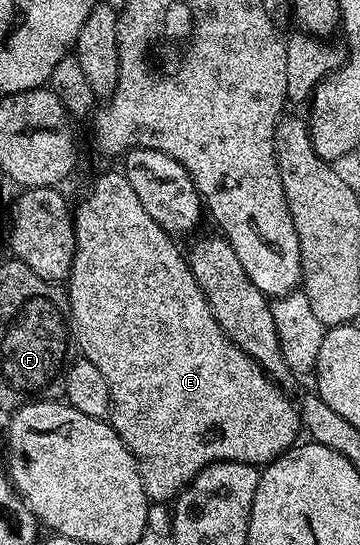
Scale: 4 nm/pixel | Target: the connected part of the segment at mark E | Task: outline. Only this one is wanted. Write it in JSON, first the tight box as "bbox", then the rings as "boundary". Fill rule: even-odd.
{"bbox":[65,170,301,503],"boundary":[[[118,170],[107,171],[99,175],[91,183],[87,196],[73,211],[75,220],[75,256],[71,266],[71,278],[66,280],[65,294],[69,300],[69,322],[73,328],[73,339],[80,347],[82,358],[93,361],[97,369],[101,369],[105,382],[109,385],[111,428],[119,435],[119,440],[131,450],[131,454],[139,460],[141,481],[145,485],[148,500],[159,503],[174,500],[175,496],[204,471],[211,463],[250,463],[266,465],[284,451],[296,446],[301,424],[296,400],[290,399],[288,392],[279,386],[262,367],[233,343],[221,329],[221,325],[211,316],[205,293],[197,285],[191,272],[191,265],[186,254],[179,252],[174,238],[163,231],[145,209],[141,209],[141,201],[137,201],[137,193],[133,193],[133,185],[129,185],[126,175]]]}

